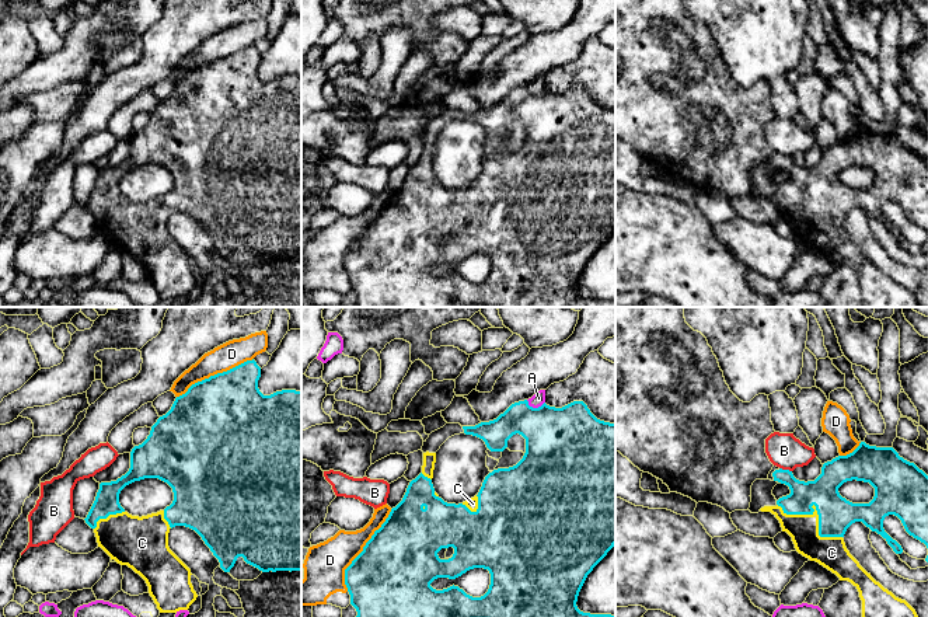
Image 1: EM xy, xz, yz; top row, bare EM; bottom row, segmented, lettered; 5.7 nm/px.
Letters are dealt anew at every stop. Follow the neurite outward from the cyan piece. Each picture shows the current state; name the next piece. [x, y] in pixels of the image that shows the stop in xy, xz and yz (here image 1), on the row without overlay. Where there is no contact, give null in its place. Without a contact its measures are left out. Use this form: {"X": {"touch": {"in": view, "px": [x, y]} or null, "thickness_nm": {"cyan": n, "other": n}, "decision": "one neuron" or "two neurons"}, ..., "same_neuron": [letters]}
{"A": {"touch": {"in": "xz", "px": [534, 94]}, "thickness_nm": {"cyan": 400, "other": 80}, "decision": "two neurons"}, "B": {"touch": {"in": "yz", "px": [785, 156]}, "thickness_nm": {"cyan": 170, "other": 200}, "decision": "two neurons"}, "C": {"touch": {"in": "yz", "px": [817, 199]}, "thickness_nm": {"cyan": 200, "other": 180}, "decision": "one neuron"}, "D": {"touch": {"in": "xz", "px": [363, 236]}, "thickness_nm": {"cyan": 480, "other": 240}, "decision": "two neurons"}, "same_neuron": ["C"]}

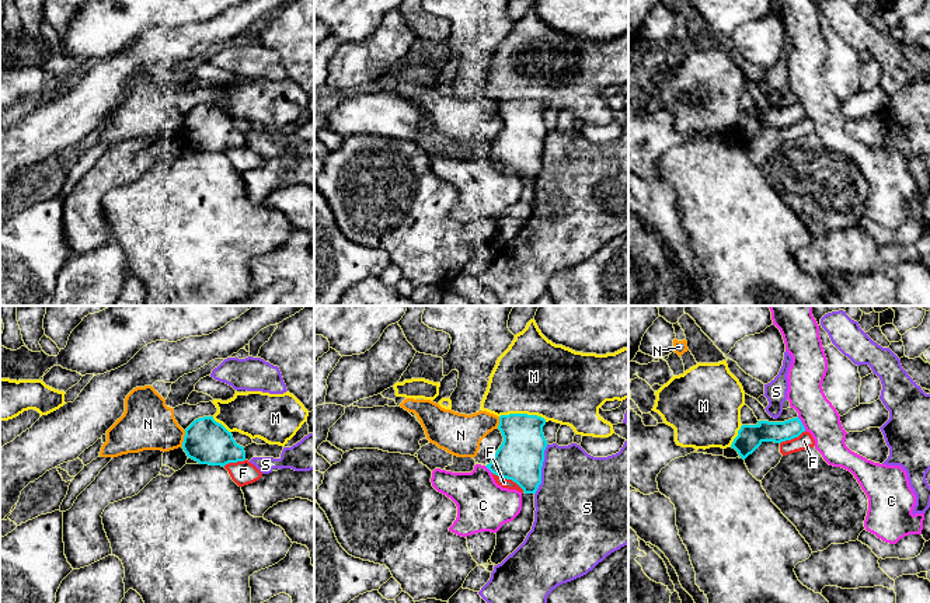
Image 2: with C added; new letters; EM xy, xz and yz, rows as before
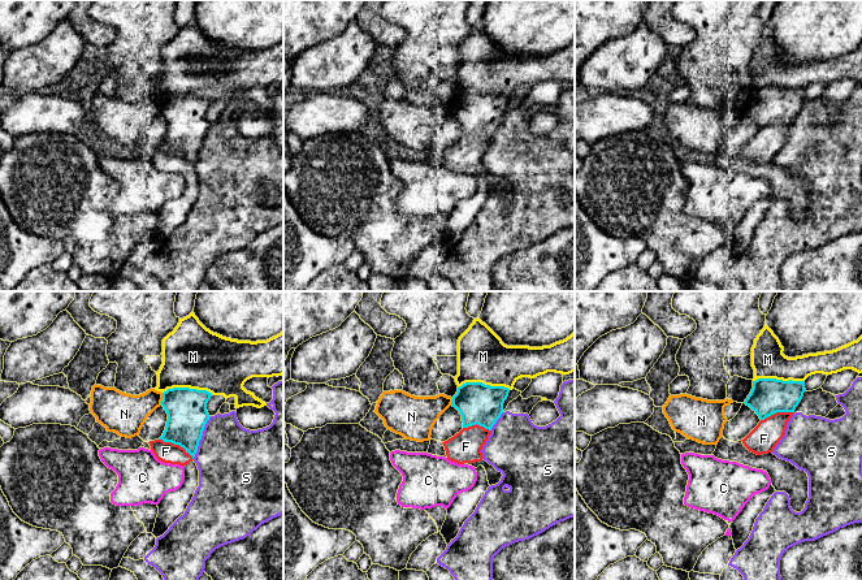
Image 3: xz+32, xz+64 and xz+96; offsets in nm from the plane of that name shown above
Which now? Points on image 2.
{"C": {"touch": {"in": "yz", "px": [801, 110]}, "thickness_nm": {"cyan": 120, "other": 200}, "decision": "two neurons"}, "F": {"touch": {"in": "xz", "px": [508, 164]}, "thickness_nm": {"cyan": 260, "other": 60}, "decision": "two neurons"}, "M": {"touch": {"in": "xz", "px": [523, 100]}, "thickness_nm": {"cyan": 260, "other": 440}, "decision": "two neurons"}, "N": {"touch": {"in": "xy", "px": [184, 125]}, "thickness_nm": {"cyan": 260, "other": 300}, "decision": "two neurons"}, "S": {"touch": {"in": "xz", "px": [540, 154]}, "thickness_nm": {"cyan": 260, "other": 440}, "decision": "two neurons"}, "same_neuron": []}

